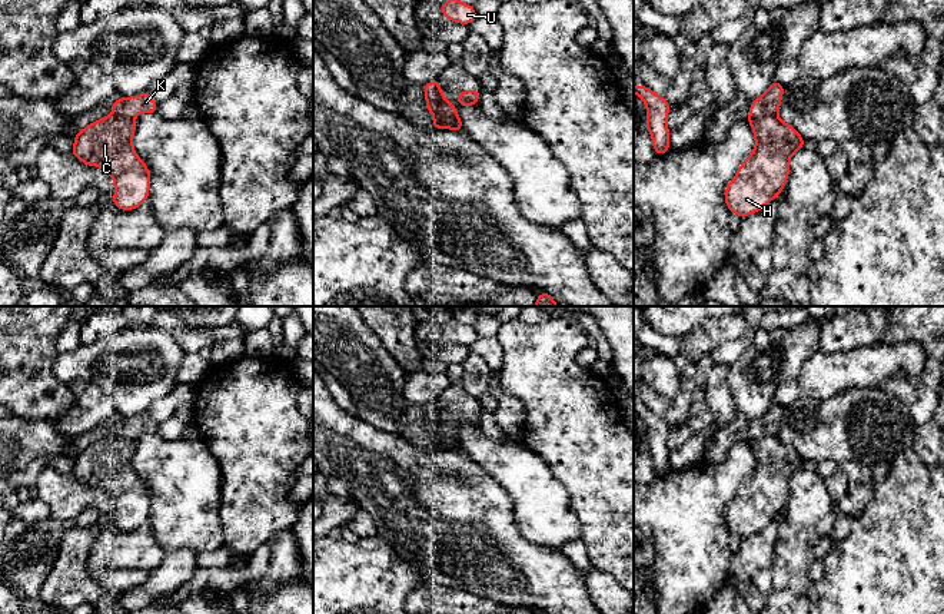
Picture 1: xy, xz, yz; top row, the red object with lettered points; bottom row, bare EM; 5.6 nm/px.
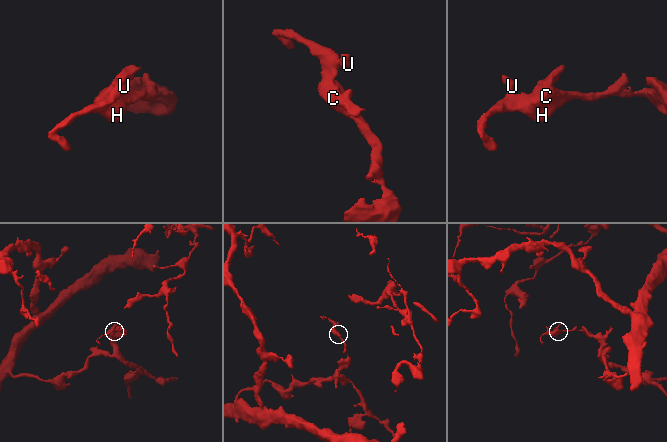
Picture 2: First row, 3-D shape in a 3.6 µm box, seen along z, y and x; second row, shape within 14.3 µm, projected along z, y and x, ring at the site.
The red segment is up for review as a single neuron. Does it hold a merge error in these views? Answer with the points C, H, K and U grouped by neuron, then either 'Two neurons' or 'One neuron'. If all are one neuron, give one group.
Groups: C H U / K. Two neurons

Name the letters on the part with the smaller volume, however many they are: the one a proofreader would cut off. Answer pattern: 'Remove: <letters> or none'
Remove: K

